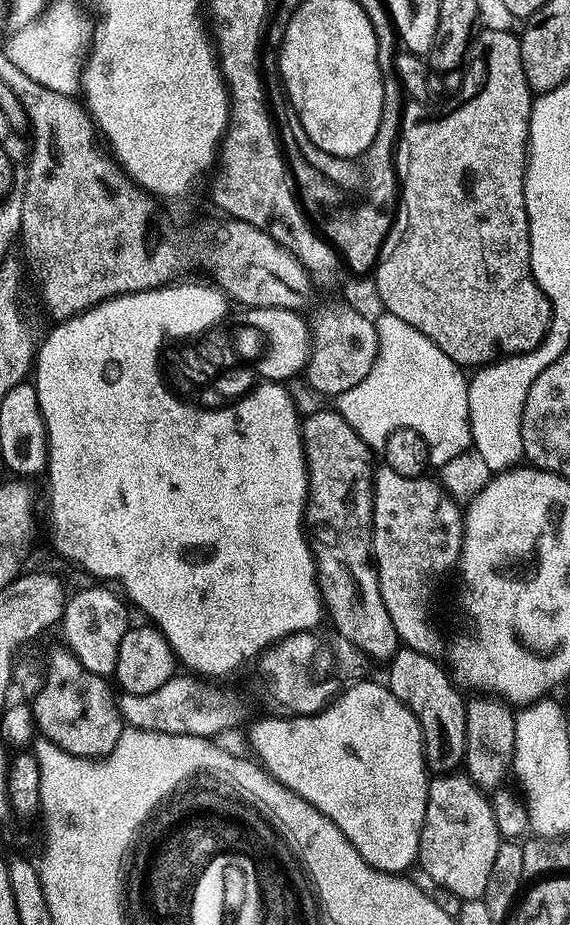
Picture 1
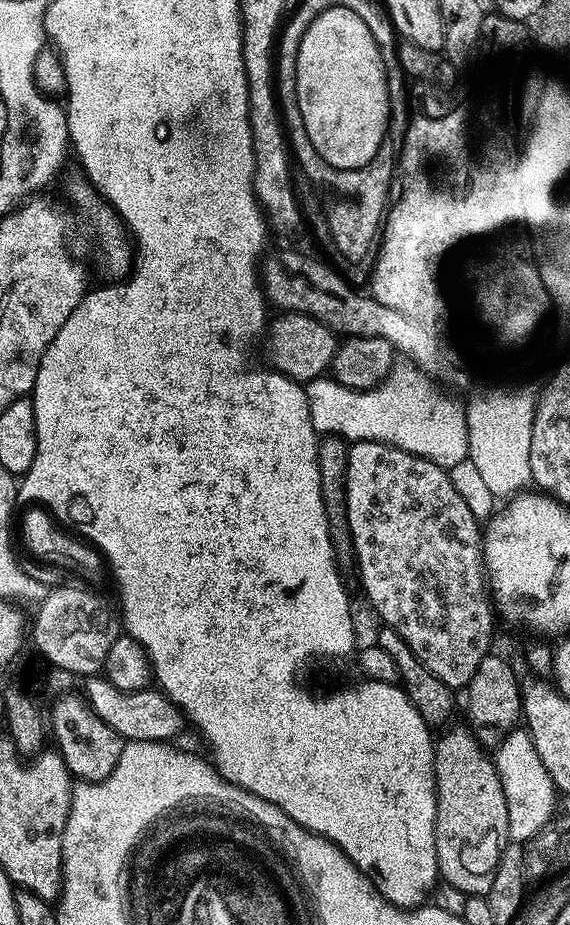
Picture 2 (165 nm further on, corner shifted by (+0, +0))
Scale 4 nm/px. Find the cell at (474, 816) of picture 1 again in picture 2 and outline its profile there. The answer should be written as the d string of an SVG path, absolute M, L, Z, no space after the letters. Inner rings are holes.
M452 722L447 725L444 733L435 737L436 757L434 758L434 774L436 775L436 853L438 854L438 866L443 883L458 886L458 890L467 892L470 896L487 896L490 890L490 882L494 882L494 870L504 853L508 838L508 807L506 806L506 794L502 790L502 778L496 769L496 761L490 755L489 749L481 744L479 737L472 731L467 723L456 724Z

